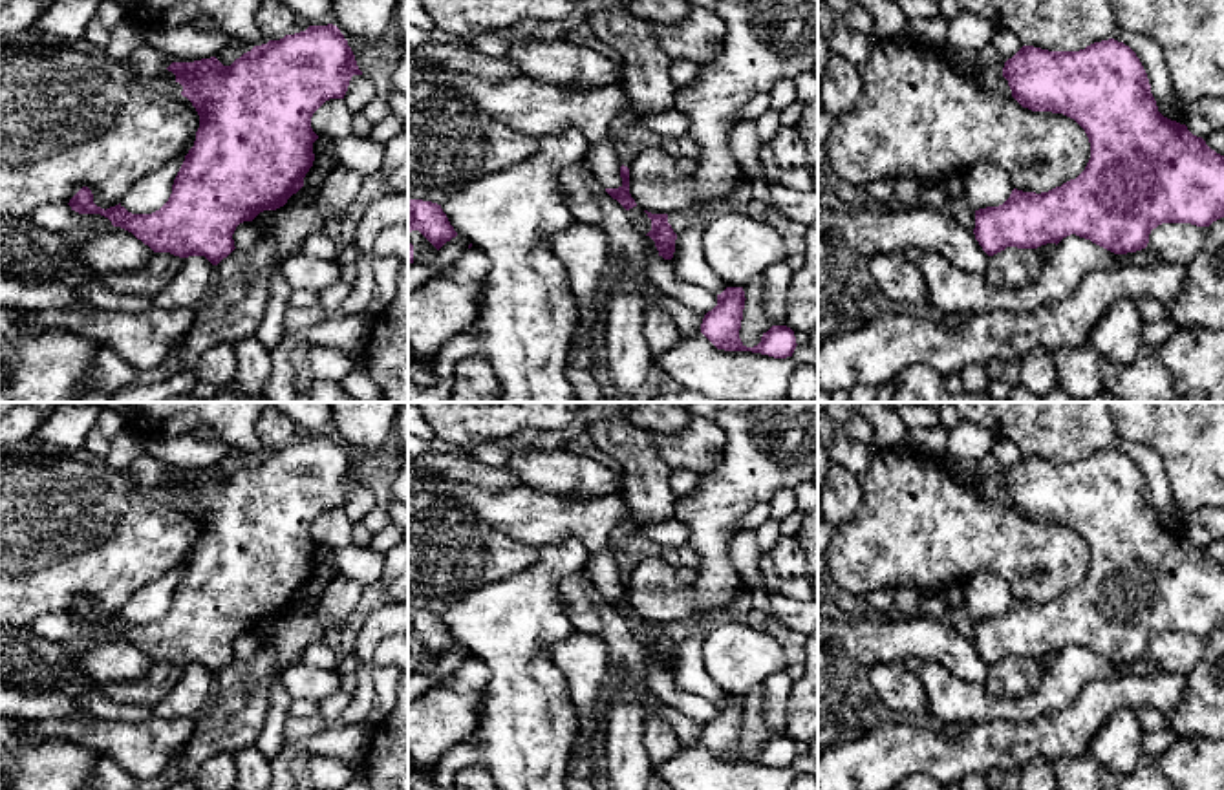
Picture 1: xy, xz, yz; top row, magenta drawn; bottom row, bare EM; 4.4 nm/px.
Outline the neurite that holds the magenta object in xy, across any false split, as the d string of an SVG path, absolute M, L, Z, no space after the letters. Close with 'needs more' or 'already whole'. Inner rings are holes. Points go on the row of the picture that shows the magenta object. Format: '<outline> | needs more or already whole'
M333 24L309 26L306 31L254 46L231 66L216 57L194 62L172 62L176 82L199 115L194 146L174 179L168 201L152 214L132 214L121 203L101 208L82 187L71 199L79 214L101 214L132 232L154 252L179 258L205 256L218 265L236 247L232 234L243 221L263 210L276 210L304 187L313 166L313 113L329 99L344 99L353 75L362 75L340 29Z | already whole

